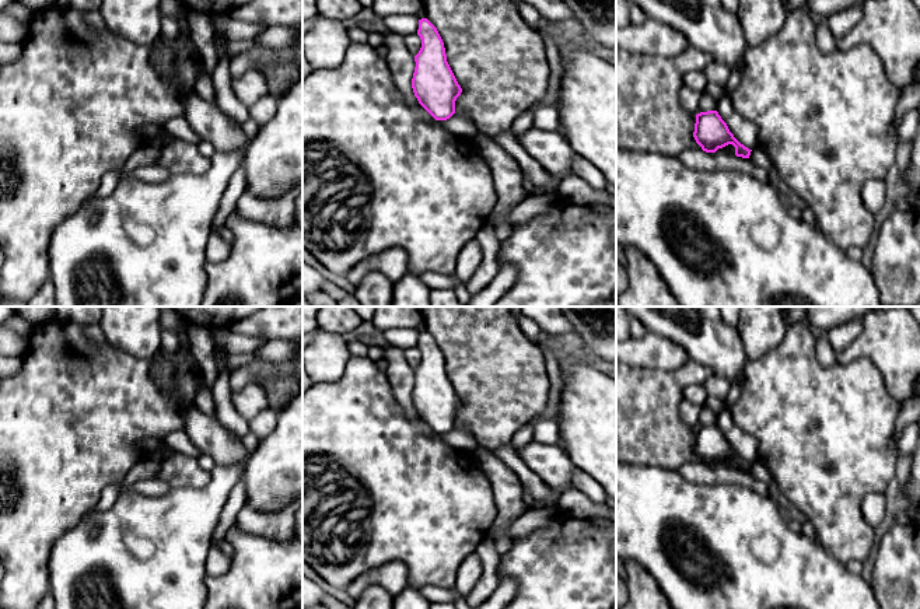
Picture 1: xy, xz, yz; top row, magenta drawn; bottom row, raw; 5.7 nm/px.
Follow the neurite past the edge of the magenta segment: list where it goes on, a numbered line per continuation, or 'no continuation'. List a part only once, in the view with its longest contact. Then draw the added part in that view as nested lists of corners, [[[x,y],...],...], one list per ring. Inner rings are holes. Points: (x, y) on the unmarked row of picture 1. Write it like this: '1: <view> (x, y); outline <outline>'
no continuation

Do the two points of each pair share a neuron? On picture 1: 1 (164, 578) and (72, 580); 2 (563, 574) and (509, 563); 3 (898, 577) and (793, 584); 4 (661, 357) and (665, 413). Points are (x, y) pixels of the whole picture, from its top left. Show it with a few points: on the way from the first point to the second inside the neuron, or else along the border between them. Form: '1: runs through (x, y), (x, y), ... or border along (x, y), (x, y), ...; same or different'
1: runs through (142, 578), (94, 580); same
2: runs through (549, 566), (523, 563); same
3: border along (868, 583), (875, 594); different
4: border along (688, 359), (672, 370), (630, 366); different

